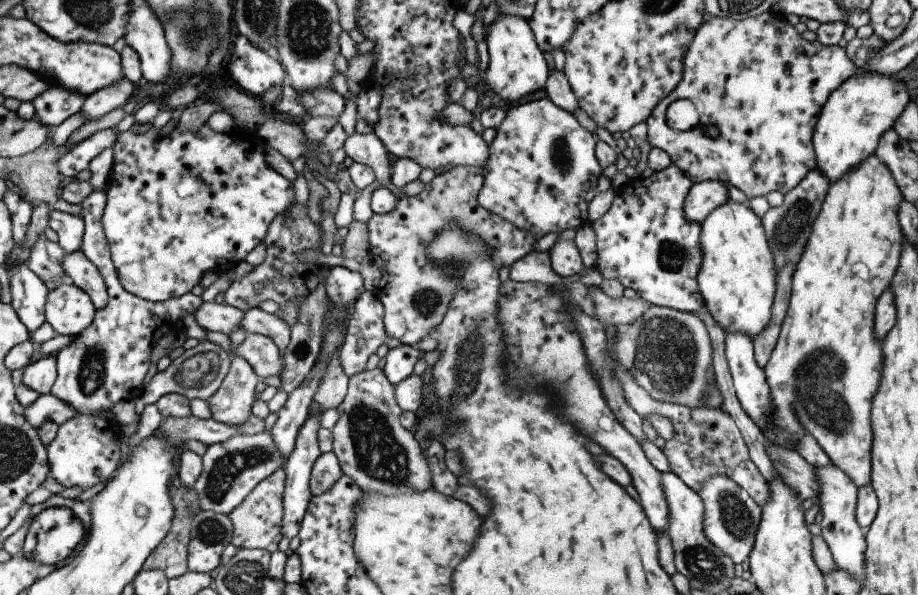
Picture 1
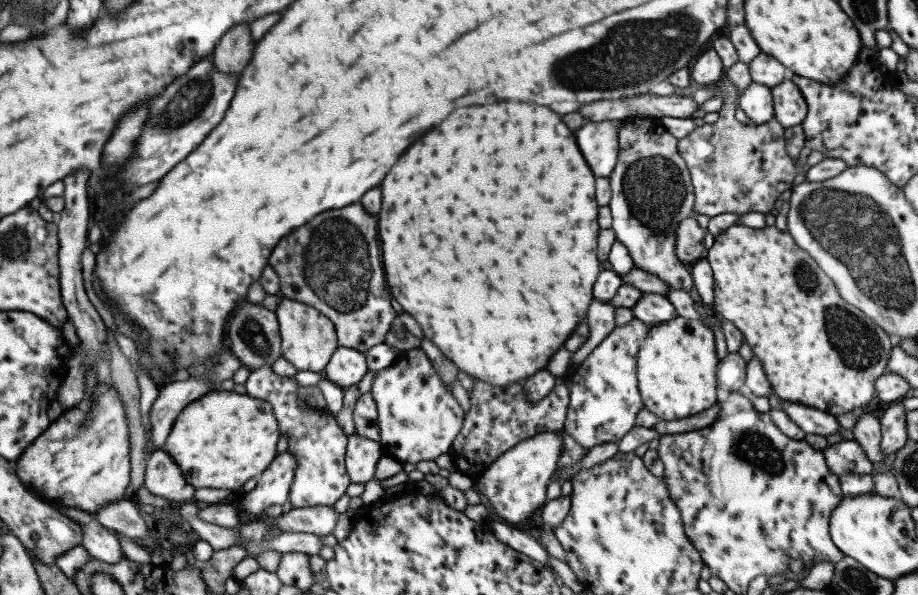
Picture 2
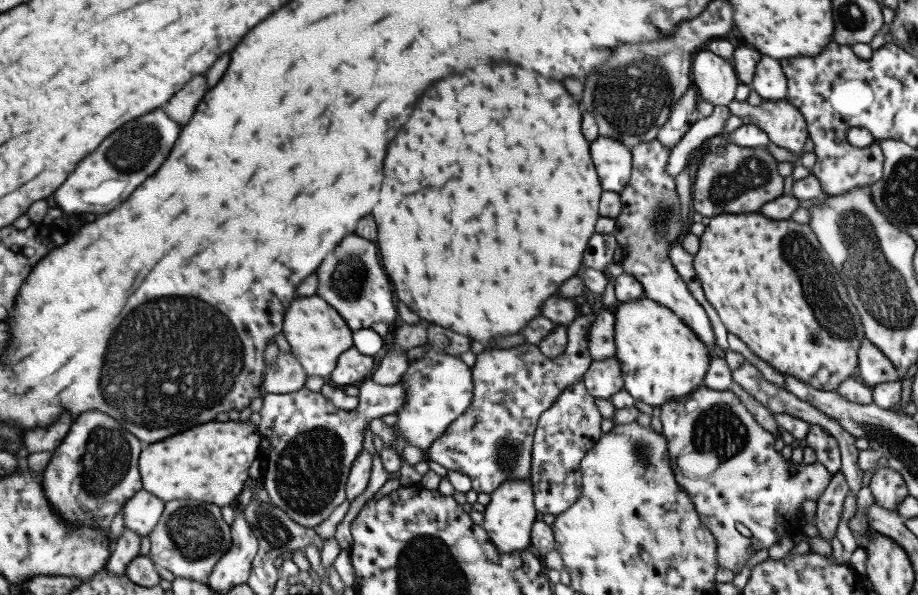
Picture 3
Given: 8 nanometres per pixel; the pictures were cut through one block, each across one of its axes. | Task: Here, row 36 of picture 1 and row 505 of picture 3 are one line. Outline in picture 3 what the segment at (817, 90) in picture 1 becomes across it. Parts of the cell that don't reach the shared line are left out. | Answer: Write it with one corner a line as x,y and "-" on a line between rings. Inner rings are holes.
702,385
688,396
663,404
660,409
662,435
668,441
672,473
692,499
704,526
714,535
718,566
740,572
758,550
770,548
783,536
804,535
798,511
802,510
804,500
817,502
834,476
821,462
796,463
796,472
790,472
790,463
774,447
776,437
758,424
731,390
712,390

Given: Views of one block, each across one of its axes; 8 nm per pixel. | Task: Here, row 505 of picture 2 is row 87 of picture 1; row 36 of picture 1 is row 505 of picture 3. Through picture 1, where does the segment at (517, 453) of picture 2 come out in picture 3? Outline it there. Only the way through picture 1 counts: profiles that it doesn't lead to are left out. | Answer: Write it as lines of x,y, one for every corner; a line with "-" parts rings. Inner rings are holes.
529,480
504,481
492,494
485,506
484,525
481,527
488,533
490,540
500,553
523,551
531,544
531,532
536,521
534,493

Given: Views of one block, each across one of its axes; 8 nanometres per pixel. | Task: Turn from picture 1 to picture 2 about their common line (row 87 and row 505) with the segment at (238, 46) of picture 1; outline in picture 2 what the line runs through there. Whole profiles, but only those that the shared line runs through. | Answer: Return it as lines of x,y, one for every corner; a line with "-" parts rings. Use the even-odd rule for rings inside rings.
288,448
274,457
274,460
266,469
264,474
260,474
258,488
248,492
242,498
242,514
247,520
256,520
265,515
264,510
272,504
282,506
289,500
290,485
294,479
294,470
296,469
296,458

